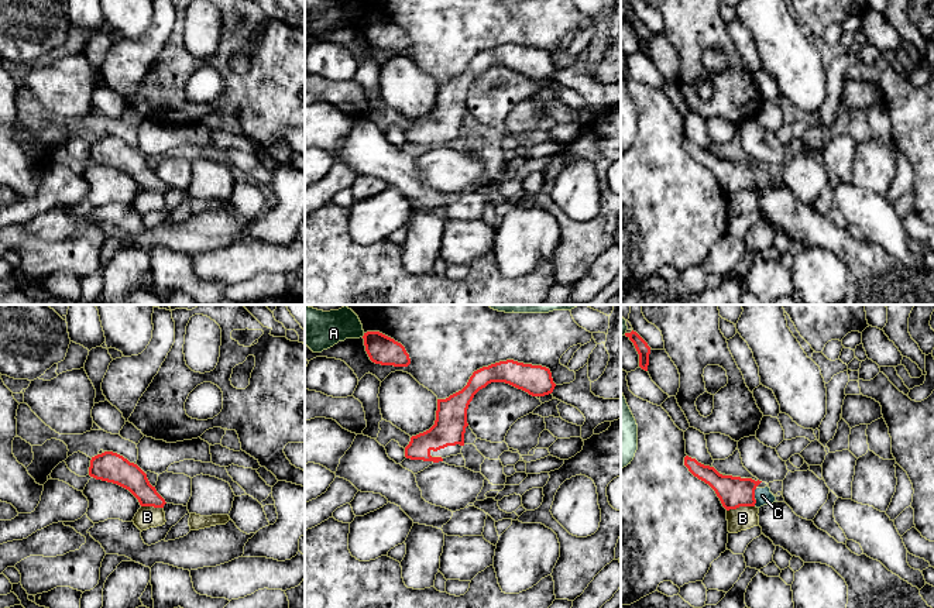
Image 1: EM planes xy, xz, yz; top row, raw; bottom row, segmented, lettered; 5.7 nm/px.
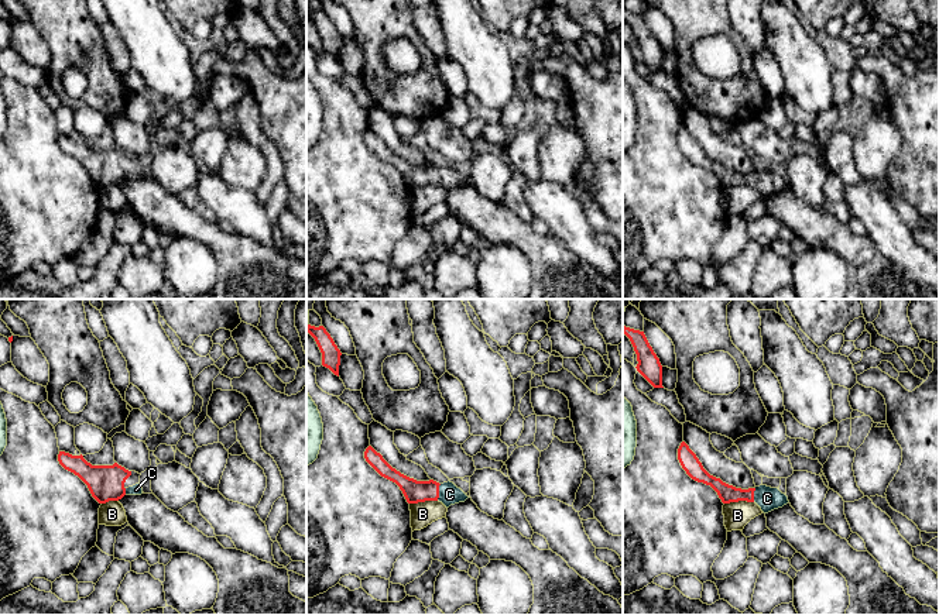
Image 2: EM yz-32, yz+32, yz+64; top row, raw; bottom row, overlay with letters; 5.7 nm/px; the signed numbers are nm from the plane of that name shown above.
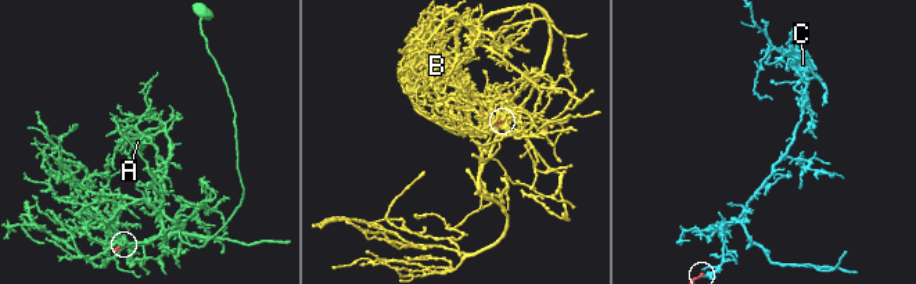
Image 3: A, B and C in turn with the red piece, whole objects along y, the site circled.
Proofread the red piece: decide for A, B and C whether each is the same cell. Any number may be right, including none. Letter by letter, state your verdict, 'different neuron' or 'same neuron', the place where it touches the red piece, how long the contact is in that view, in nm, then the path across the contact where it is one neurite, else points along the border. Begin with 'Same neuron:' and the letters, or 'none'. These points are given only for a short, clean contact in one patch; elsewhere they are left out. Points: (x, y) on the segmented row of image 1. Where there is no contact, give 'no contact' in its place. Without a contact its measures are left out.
Same neuron: C
A: different neuron; meets red in xz at (364, 335); contact 30 nm long
B: different neuron; meets red in yz at (740, 505); contact 160 nm long; border along yz (754, 505), (740, 505), (727, 511)
C: same neuron; meets red in yz at (754, 497); contact 110 nm long; runs through yz (732, 491), (741, 491), (754, 497), (762, 495)

